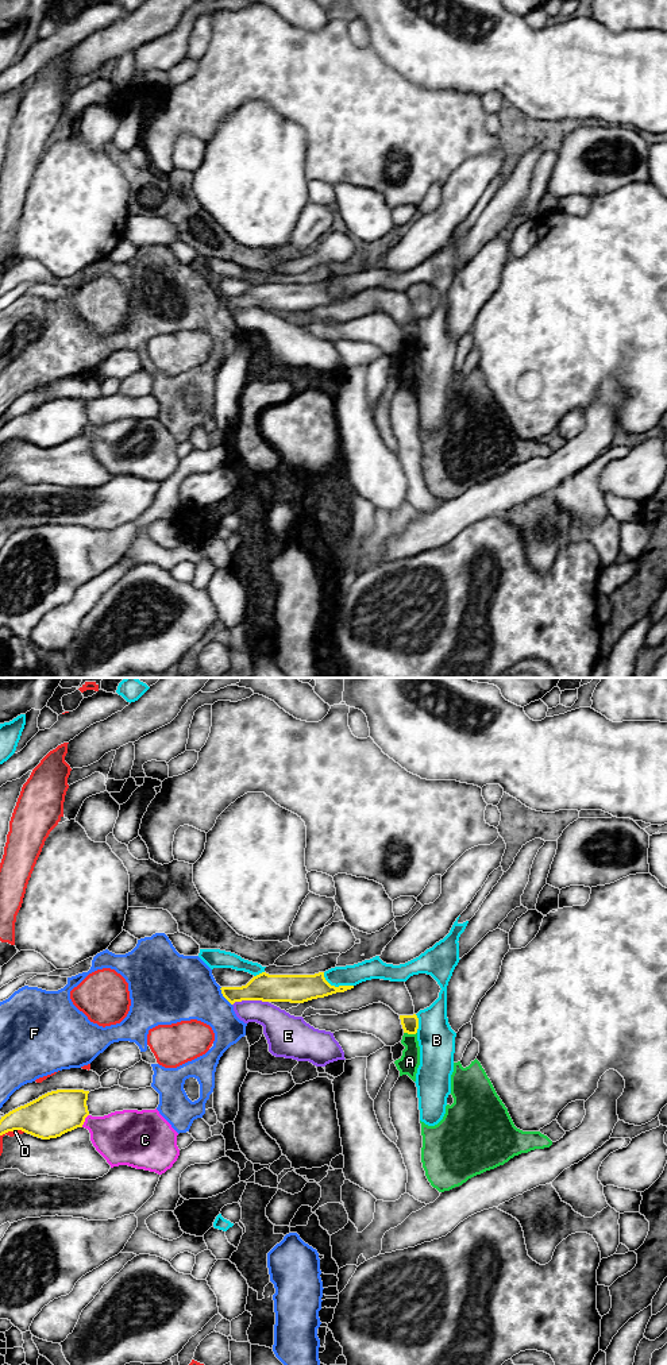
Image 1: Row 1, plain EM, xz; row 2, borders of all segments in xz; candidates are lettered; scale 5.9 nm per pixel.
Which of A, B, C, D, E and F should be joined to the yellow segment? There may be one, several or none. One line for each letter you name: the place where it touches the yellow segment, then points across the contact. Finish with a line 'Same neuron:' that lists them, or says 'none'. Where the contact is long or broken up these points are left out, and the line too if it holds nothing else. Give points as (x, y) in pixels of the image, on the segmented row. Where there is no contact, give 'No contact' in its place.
Same neuron: none

